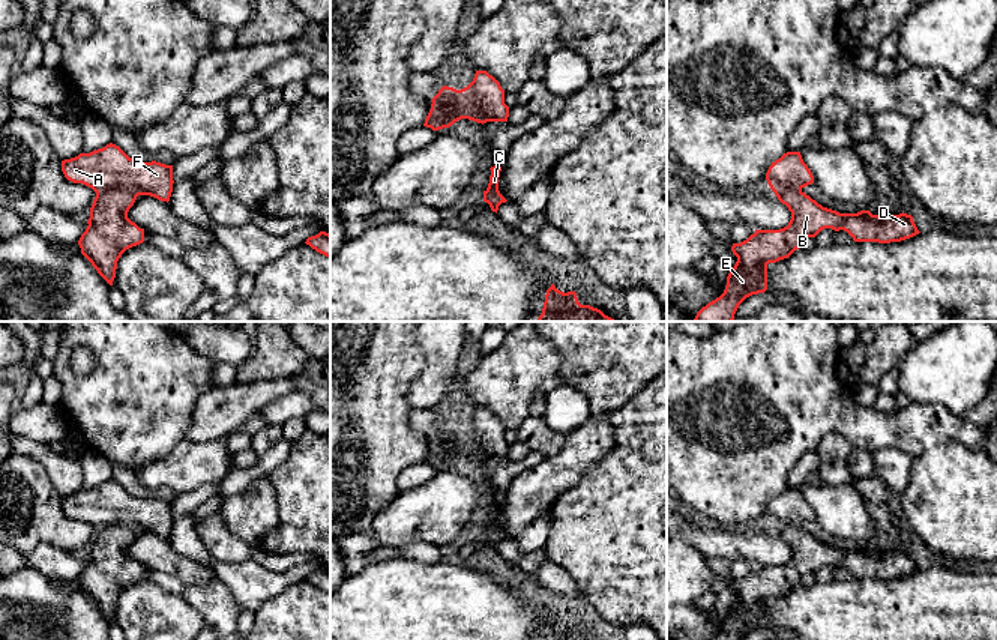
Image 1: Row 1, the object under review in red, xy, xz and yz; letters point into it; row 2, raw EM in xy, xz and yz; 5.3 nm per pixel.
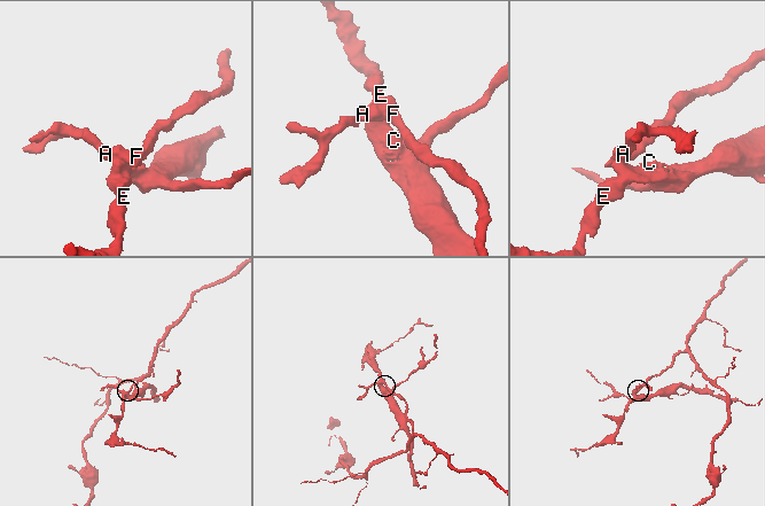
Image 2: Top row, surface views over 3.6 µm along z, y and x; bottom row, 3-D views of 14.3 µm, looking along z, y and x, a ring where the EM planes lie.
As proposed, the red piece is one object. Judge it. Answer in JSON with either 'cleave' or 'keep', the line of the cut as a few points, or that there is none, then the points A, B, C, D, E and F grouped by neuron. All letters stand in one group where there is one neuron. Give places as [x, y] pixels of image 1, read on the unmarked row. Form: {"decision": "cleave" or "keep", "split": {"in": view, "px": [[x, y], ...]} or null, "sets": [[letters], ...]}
{"decision": "cleave", "split": {"in": "xz", "px": [[433, 439], [448, 451], [463, 449]]}, "sets": [["A", "F"], ["B", "C", "D", "E"]]}

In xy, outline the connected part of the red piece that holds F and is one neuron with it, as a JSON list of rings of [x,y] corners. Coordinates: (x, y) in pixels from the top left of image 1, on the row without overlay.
[[[113,479],[62,497],[62,508],[68,517],[83,520],[96,530],[119,524],[167,539],[174,520],[173,502],[135,497]]]

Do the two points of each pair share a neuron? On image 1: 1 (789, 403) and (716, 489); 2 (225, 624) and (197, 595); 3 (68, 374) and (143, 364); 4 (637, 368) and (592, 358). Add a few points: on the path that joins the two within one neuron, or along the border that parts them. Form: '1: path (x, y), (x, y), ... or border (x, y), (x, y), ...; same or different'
1: path (793, 430), (789, 440), (760, 448), (743, 461); same
2: path (218, 616), (204, 603); same
3: path (86, 382), (125, 382); same
4: path (626, 358), (602, 358); same

